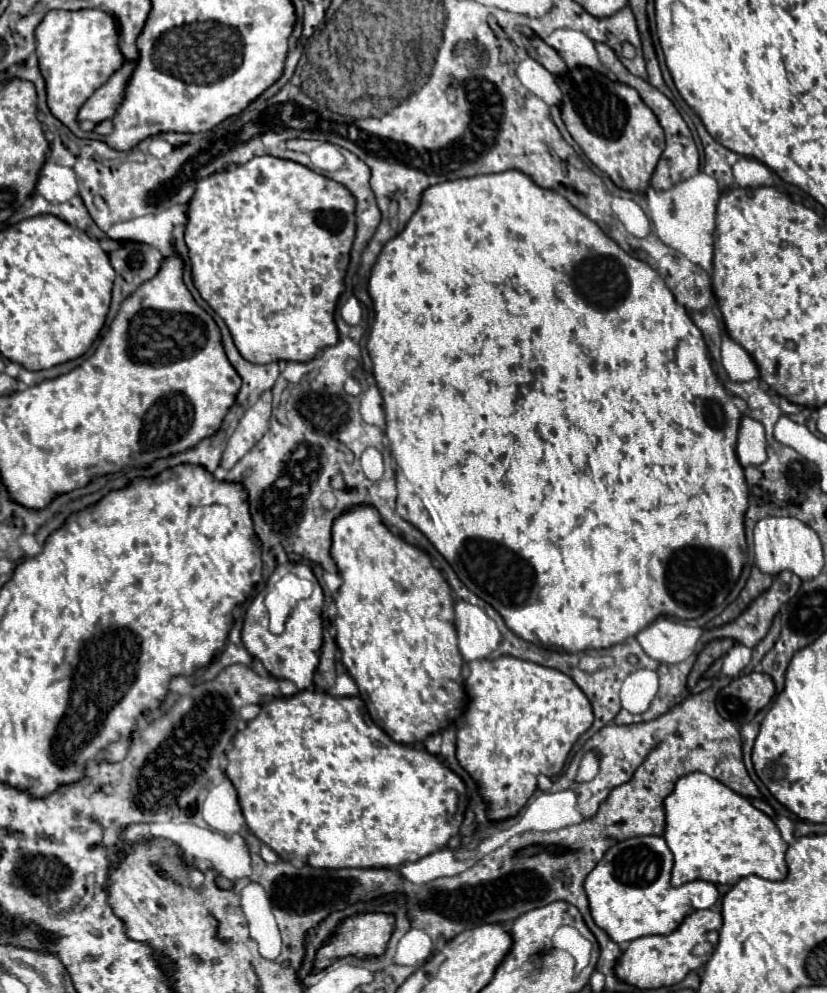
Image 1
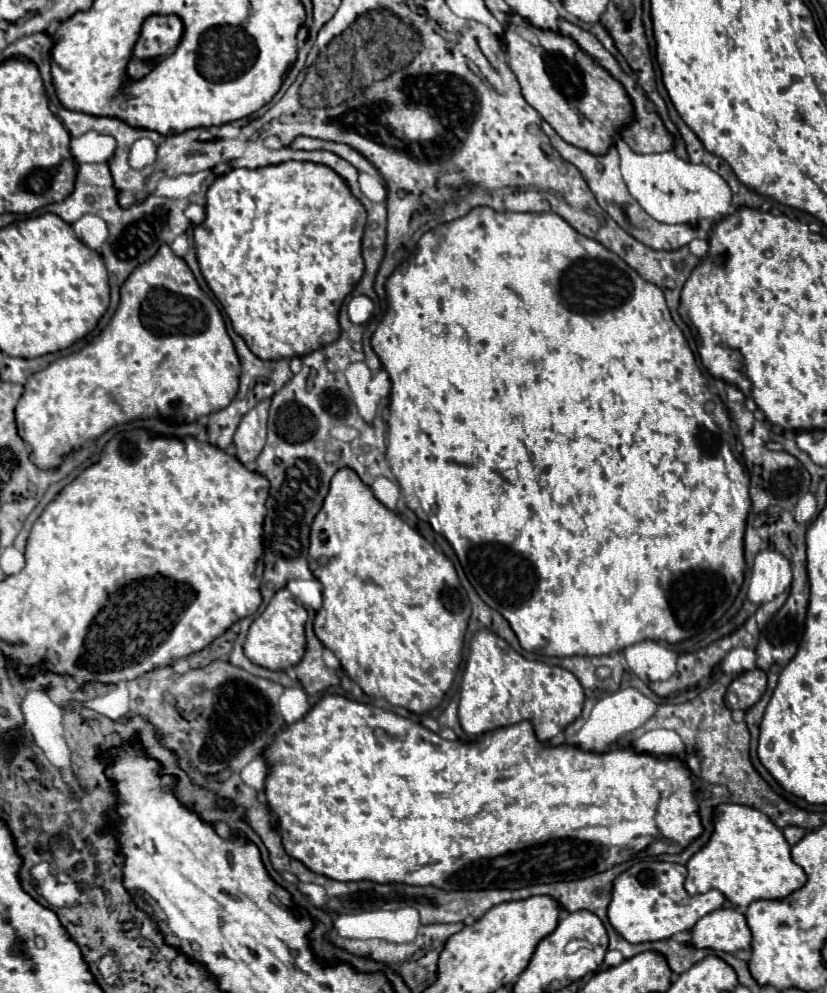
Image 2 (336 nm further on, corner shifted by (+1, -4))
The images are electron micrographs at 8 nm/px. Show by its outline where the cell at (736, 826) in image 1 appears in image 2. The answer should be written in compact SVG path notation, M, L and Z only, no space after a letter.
M725 803L715 809L715 831L709 843L689 859L687 869L685 889L689 895L719 889L741 909L761 899L785 899L807 881L805 871L791 859L791 847L783 831L765 813L737 803Z

